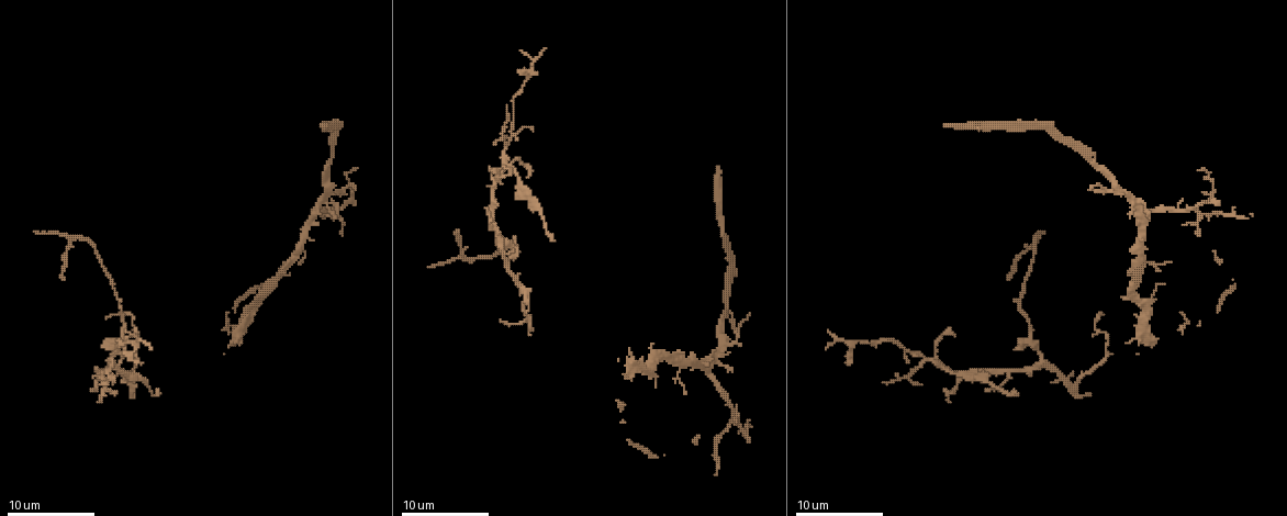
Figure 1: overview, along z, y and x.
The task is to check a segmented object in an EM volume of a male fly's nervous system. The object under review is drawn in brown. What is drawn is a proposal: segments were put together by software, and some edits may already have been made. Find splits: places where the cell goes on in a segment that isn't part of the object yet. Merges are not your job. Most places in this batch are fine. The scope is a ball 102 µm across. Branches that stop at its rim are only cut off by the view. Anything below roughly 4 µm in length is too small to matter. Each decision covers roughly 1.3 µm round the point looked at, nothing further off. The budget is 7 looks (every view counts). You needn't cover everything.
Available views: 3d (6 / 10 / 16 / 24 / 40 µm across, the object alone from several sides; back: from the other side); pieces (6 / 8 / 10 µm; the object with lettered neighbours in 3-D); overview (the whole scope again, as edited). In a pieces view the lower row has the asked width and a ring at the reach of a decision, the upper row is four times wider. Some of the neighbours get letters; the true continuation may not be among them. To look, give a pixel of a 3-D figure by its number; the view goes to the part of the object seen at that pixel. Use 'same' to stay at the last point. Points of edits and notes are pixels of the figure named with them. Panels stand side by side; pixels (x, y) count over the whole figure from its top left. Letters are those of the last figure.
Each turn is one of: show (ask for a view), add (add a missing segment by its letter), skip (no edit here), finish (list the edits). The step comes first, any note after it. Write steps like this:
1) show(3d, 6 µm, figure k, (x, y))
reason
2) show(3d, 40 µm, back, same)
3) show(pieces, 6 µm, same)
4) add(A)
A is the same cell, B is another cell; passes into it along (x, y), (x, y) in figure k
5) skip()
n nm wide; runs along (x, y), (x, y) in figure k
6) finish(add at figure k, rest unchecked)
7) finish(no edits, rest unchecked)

show(pieces, 10 µm, figure 1, (953, 336))
an open end

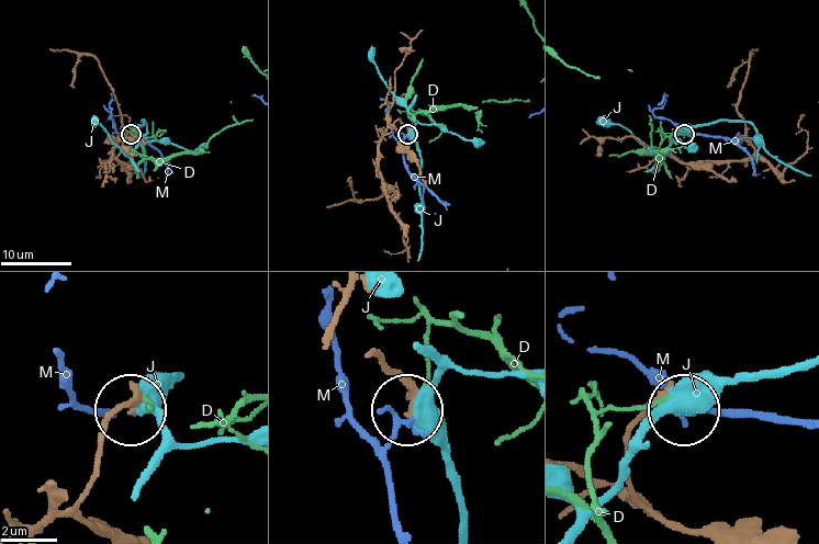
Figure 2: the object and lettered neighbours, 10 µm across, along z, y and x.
skip()
170 nm wide; D, J and M are other cells; none of them fits

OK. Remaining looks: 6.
show(pieces, 10 µm, figure 1, (455, 231))

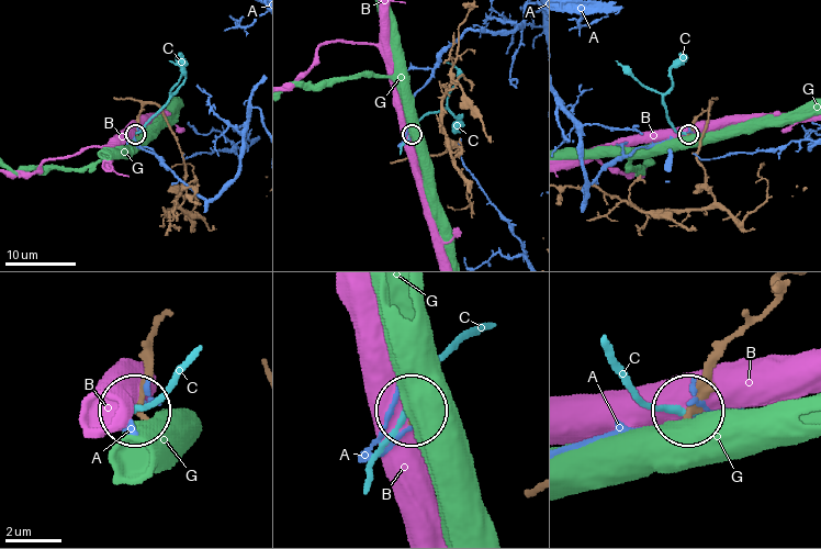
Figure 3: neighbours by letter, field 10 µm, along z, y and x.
skip()
A, B, C and G are other cells; no lettered segment goes on from it

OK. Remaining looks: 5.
show(pieces, 8 µm, figure 1, (946, 127))
branch stops here

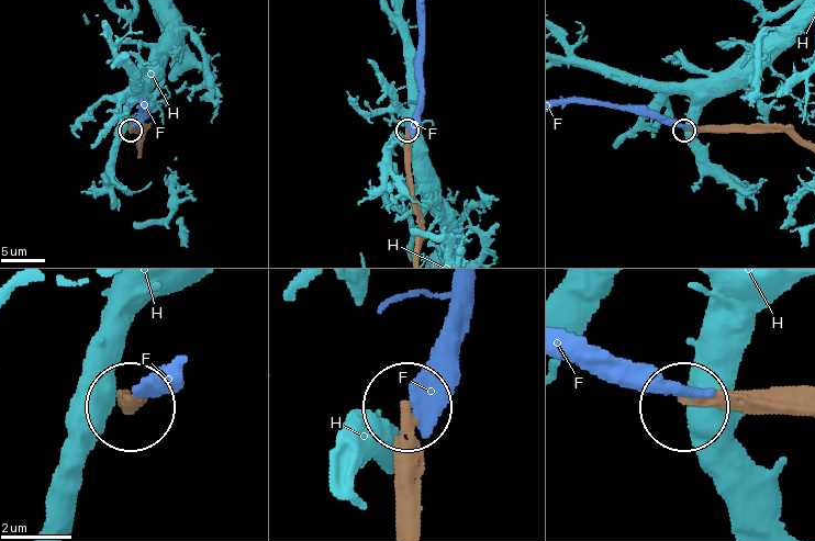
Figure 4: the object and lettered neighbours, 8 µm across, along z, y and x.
add(F)
250 nm wide; F is the same cell, H is another cell; passes into it along (411, 158), (409, 126), (420, 100), (422, 11) in figure 4; it goes on there

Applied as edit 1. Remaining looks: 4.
show(pieces, 10 µm, figure 1, (732, 312))
an open end

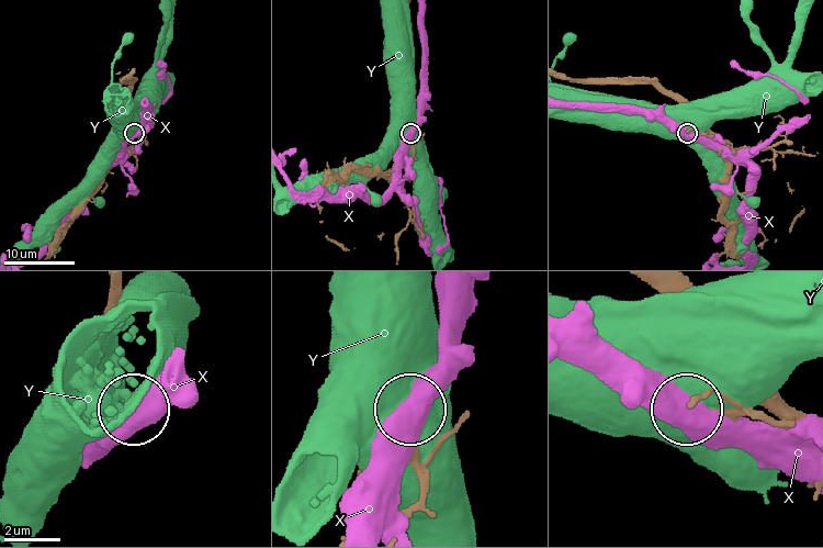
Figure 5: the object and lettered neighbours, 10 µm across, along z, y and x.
skip()
170 nm wide; X and Y are other cells; none of them fits

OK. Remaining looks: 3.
finish(add at figure 4, rest unchecked)

